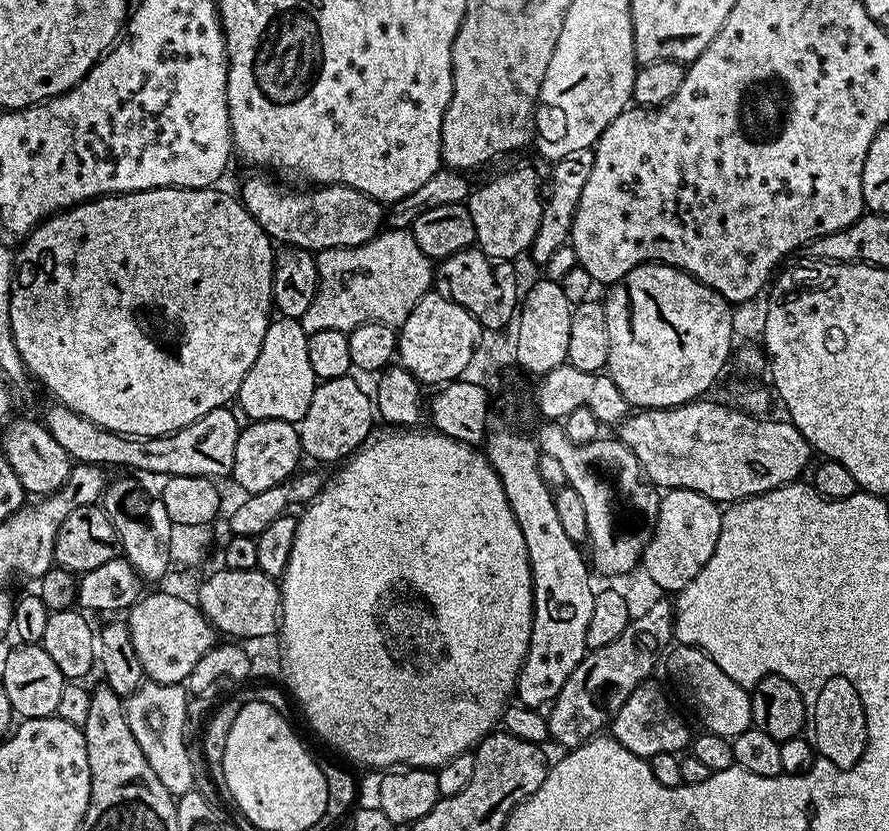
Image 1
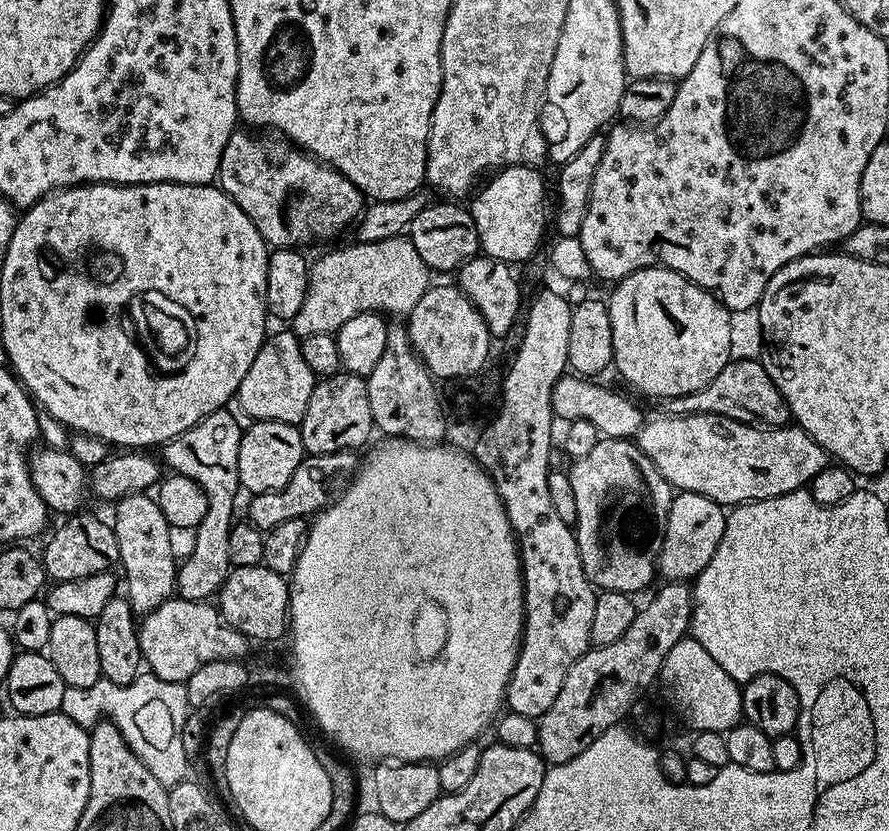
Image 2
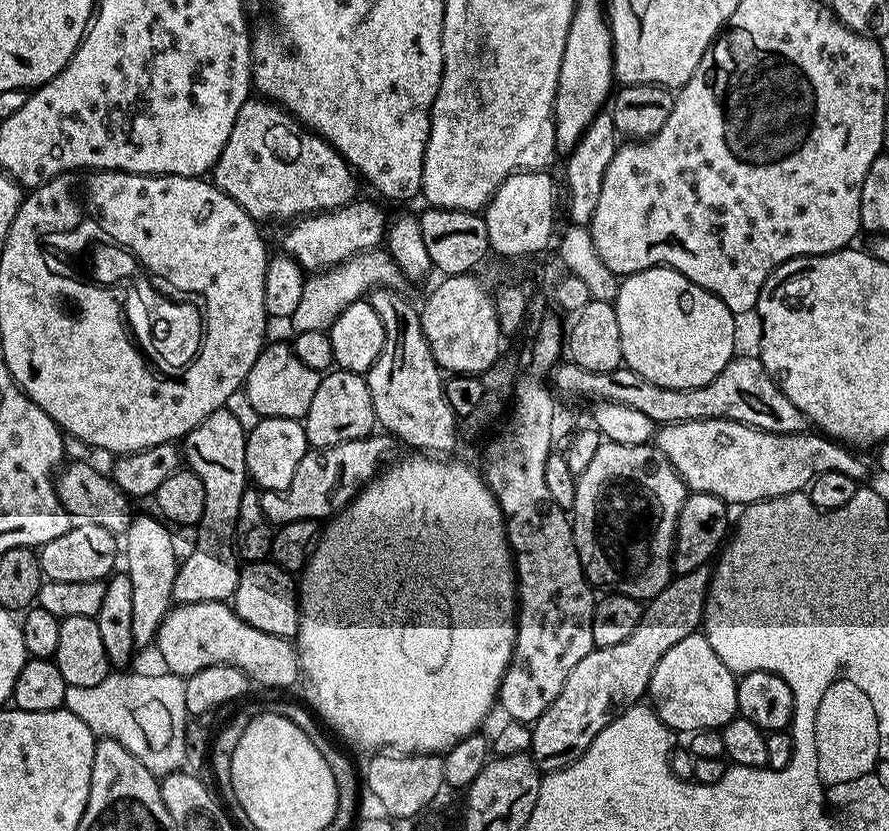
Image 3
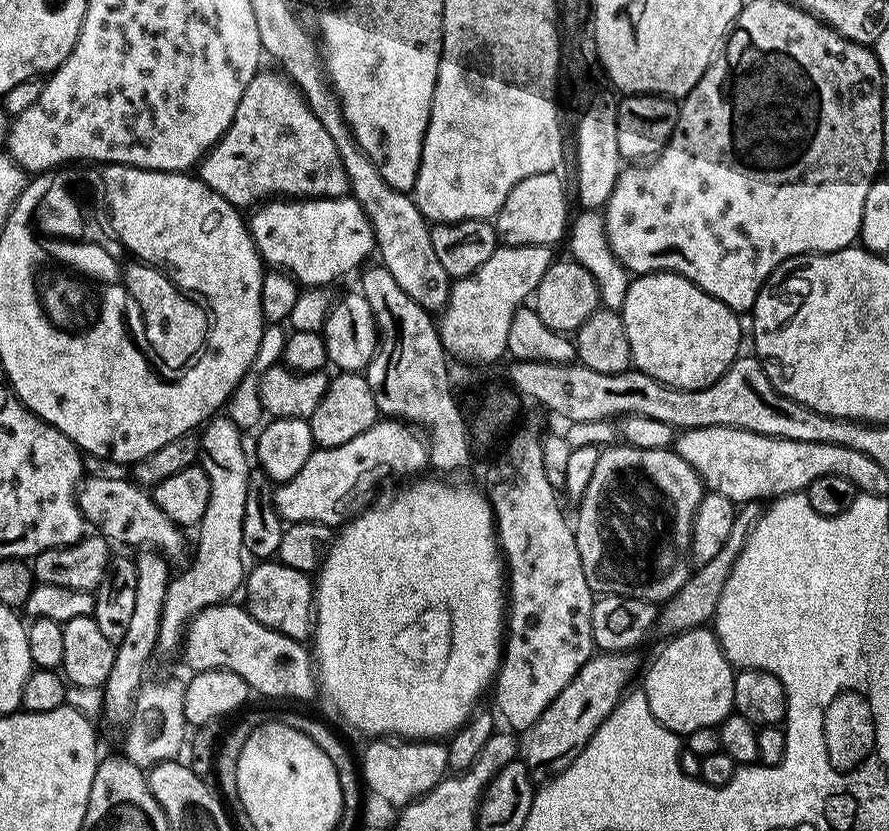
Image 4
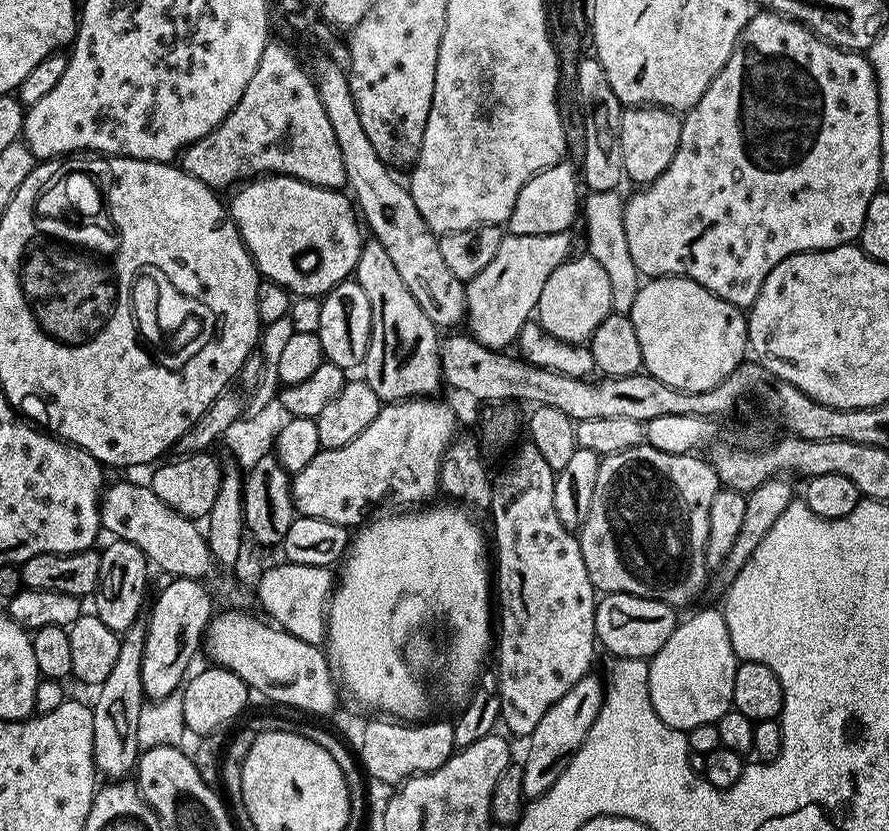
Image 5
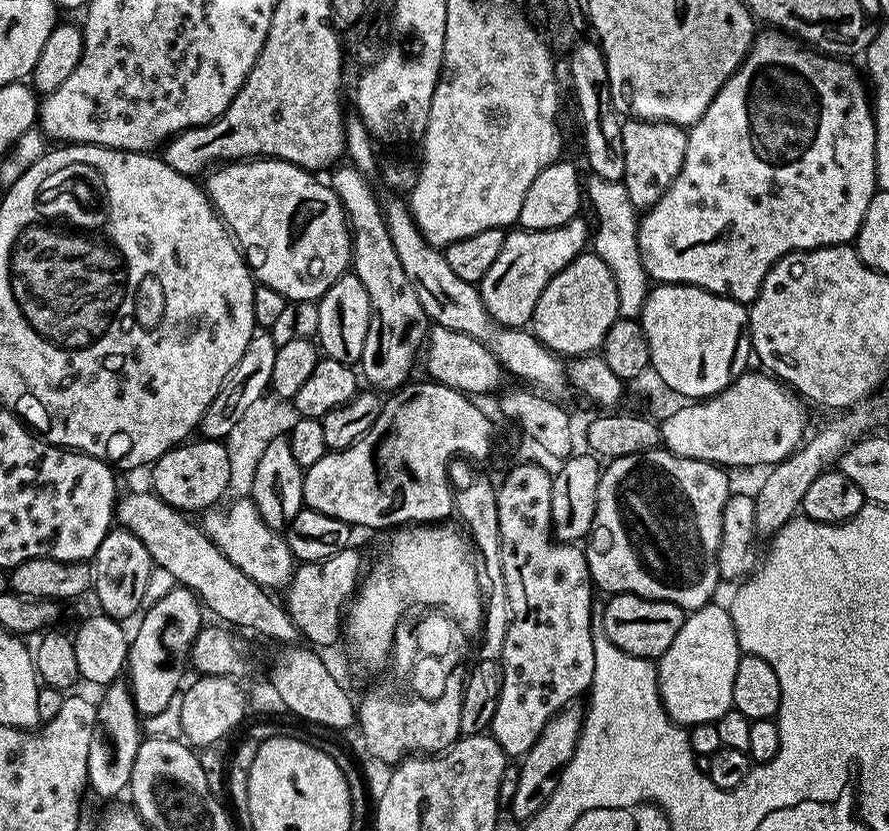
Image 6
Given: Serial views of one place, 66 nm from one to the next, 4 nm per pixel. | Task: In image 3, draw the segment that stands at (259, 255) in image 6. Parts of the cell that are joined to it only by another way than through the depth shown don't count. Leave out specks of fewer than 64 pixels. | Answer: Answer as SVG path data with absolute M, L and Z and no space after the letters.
M357 198L344 208L339 208L333 212L317 212L315 216L303 217L291 225L292 228L284 236L283 255L294 258L305 270L323 270L334 268L344 260L349 260L351 256L357 256L359 252L371 252L379 249L385 243L388 235L390 216L387 216L378 205L372 200Z

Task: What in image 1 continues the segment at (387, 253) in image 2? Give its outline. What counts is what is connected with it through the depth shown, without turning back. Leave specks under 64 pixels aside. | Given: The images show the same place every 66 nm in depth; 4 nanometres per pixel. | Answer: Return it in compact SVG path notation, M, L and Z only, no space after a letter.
M394 228L381 231L370 242L349 248L331 248L315 253L318 282L310 310L298 317L302 330L338 330L350 333L358 326L378 322L399 329L410 310L434 284L434 264L414 242L411 231Z

